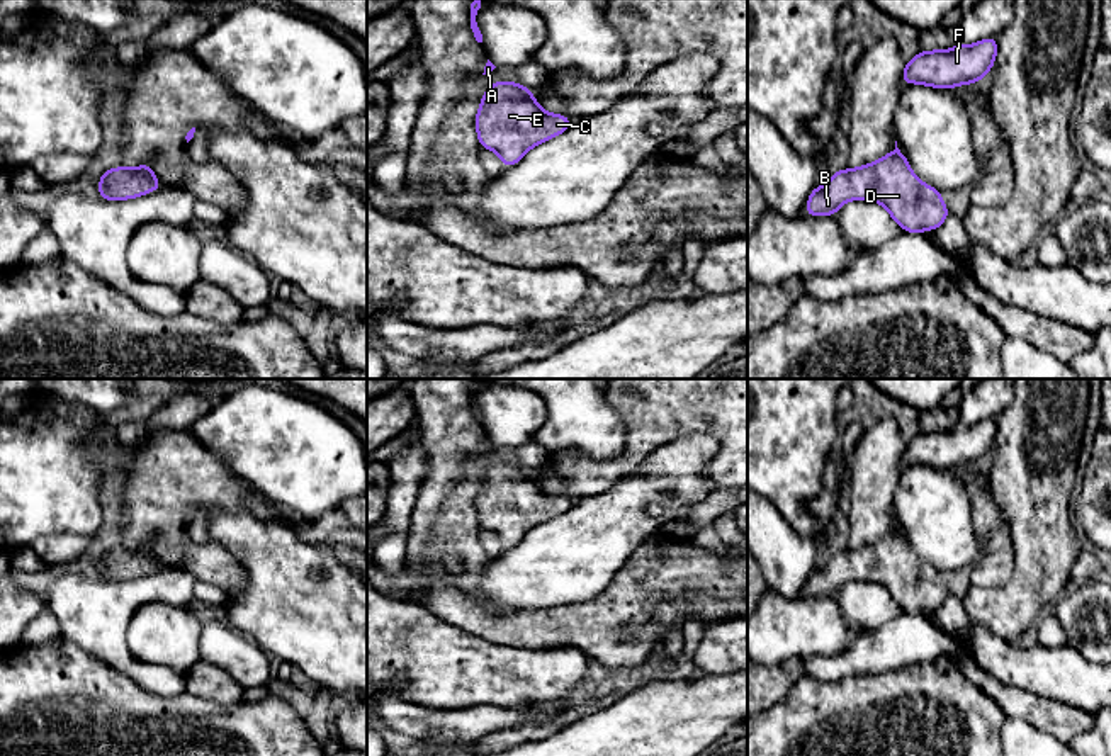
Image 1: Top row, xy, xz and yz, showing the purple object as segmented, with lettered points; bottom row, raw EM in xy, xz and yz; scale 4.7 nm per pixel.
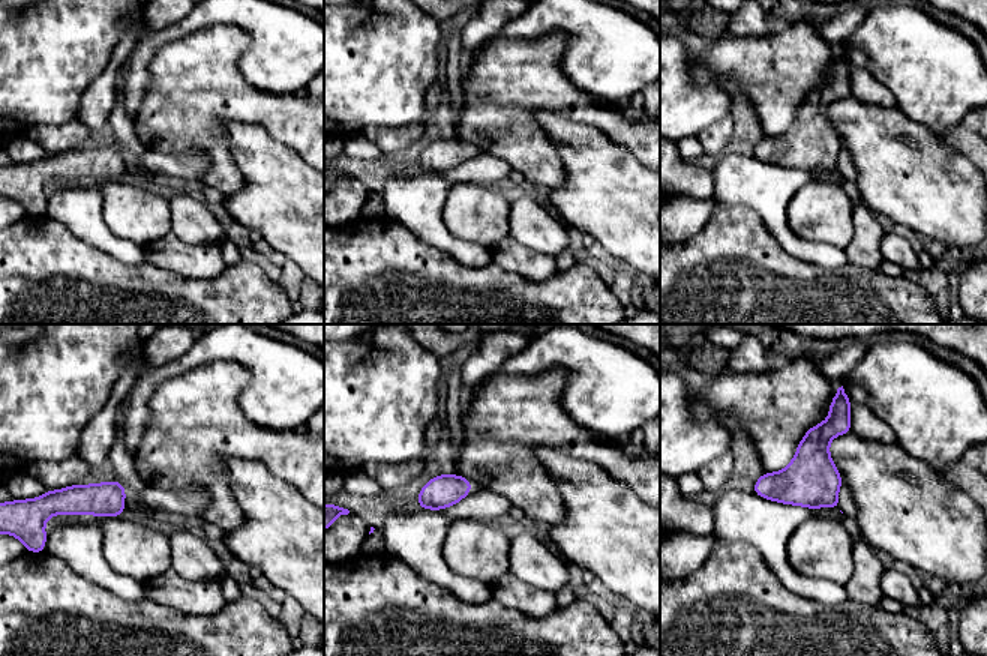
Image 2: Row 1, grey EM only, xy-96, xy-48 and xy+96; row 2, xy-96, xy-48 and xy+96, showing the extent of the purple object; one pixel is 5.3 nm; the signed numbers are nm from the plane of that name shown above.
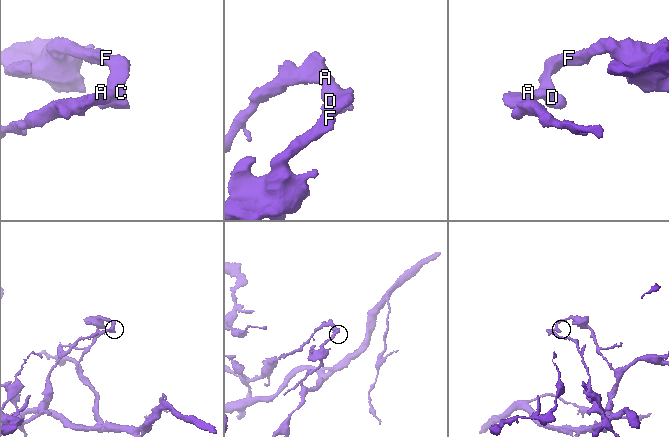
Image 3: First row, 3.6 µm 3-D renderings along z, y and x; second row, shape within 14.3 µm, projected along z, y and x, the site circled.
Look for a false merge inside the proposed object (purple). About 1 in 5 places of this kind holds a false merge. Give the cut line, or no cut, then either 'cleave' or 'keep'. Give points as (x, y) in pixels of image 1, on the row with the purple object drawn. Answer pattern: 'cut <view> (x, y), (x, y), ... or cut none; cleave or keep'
cut none; keep

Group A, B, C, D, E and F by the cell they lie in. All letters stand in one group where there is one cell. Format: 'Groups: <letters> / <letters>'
Groups: A B C D E F

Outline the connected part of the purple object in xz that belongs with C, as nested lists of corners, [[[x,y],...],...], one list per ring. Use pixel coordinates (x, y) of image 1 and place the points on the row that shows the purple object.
[[[516,82],[491,83],[476,112],[477,141],[501,158],[503,168],[572,126],[571,117],[545,112],[532,93]]]

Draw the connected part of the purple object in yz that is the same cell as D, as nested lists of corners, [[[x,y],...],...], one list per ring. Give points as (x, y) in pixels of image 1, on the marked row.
[[[897,141],[890,155],[865,166],[837,170],[826,185],[815,187],[809,195],[805,216],[836,216],[851,199],[885,206],[907,233],[938,229],[950,214],[941,192],[912,173]]]

